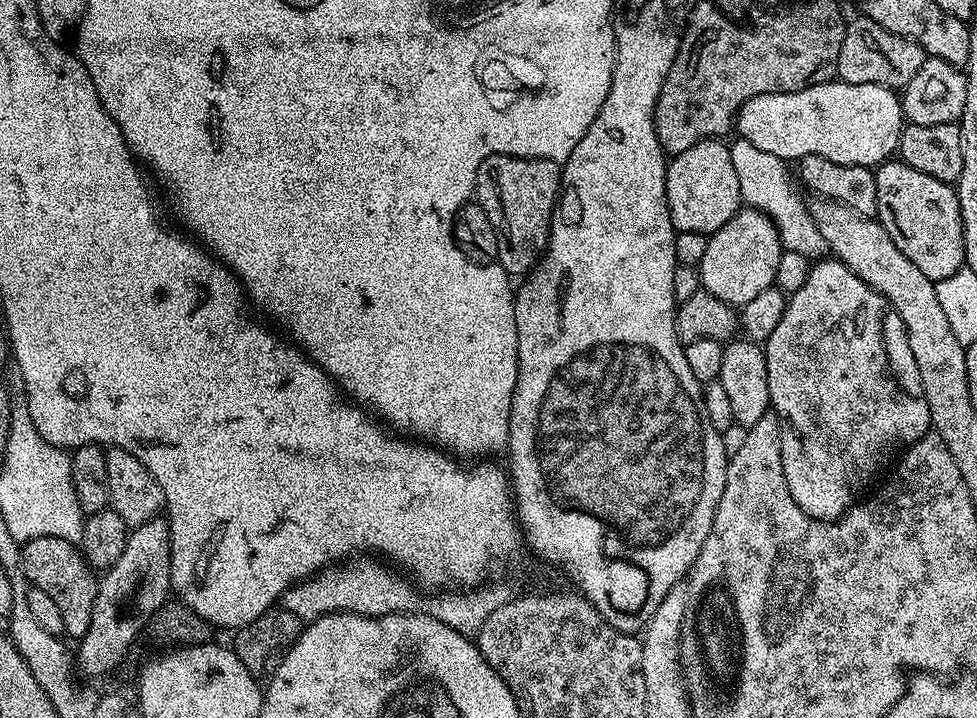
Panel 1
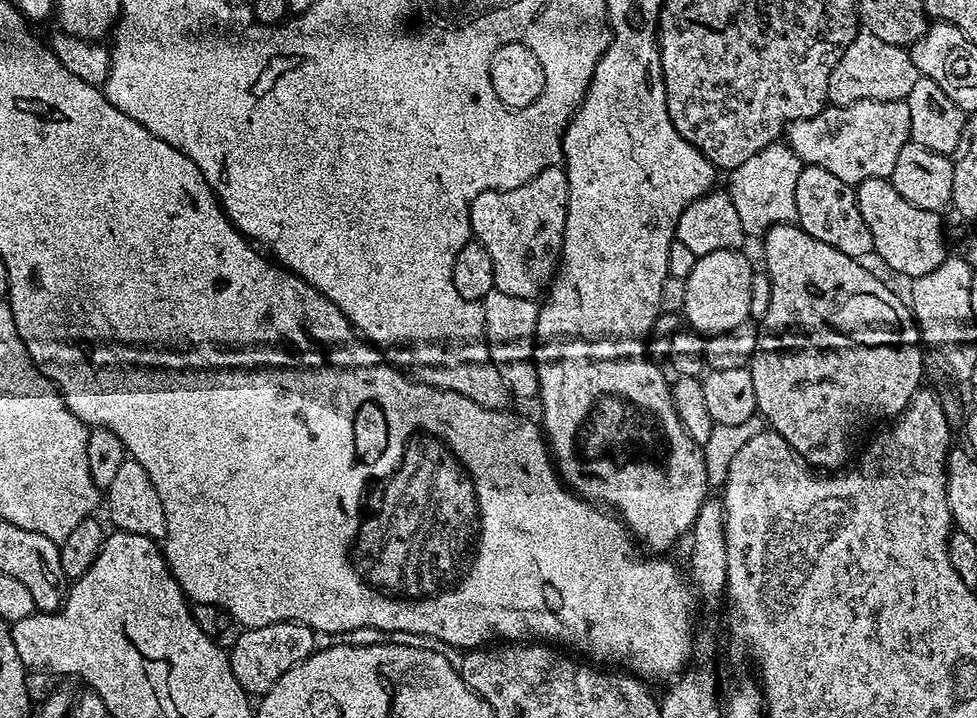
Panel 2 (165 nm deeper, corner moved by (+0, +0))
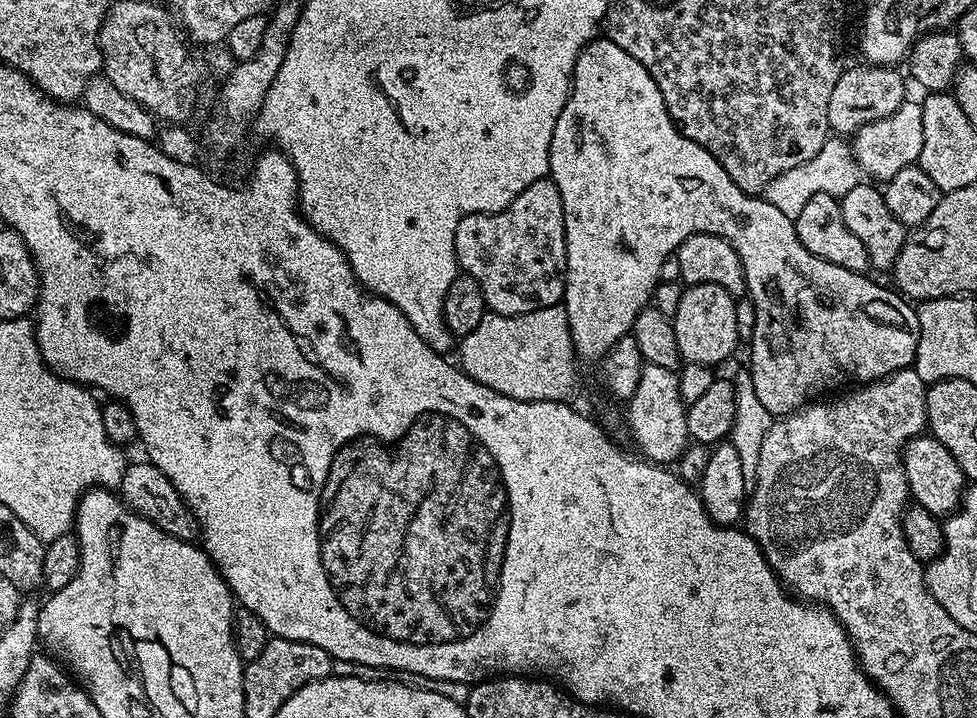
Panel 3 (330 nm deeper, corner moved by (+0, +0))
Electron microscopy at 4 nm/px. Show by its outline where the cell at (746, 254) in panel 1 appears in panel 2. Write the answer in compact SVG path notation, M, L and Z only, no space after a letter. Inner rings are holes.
M723 248L696 258L694 270L690 270L684 280L686 302L682 316L691 331L712 337L742 326L749 319L754 266L742 253L734 248Z

